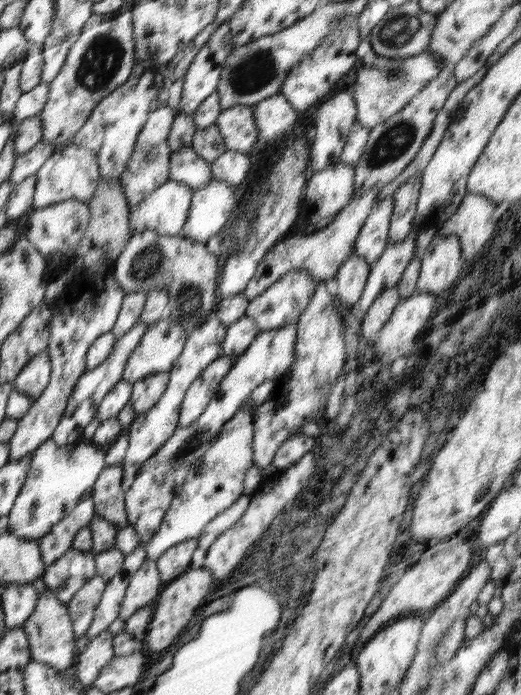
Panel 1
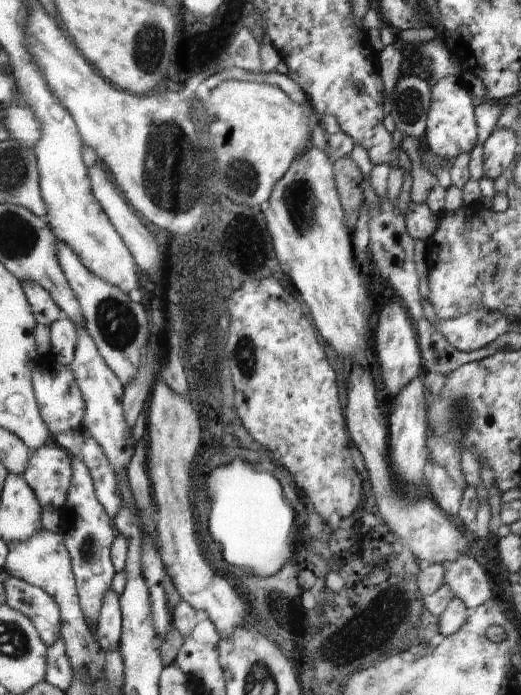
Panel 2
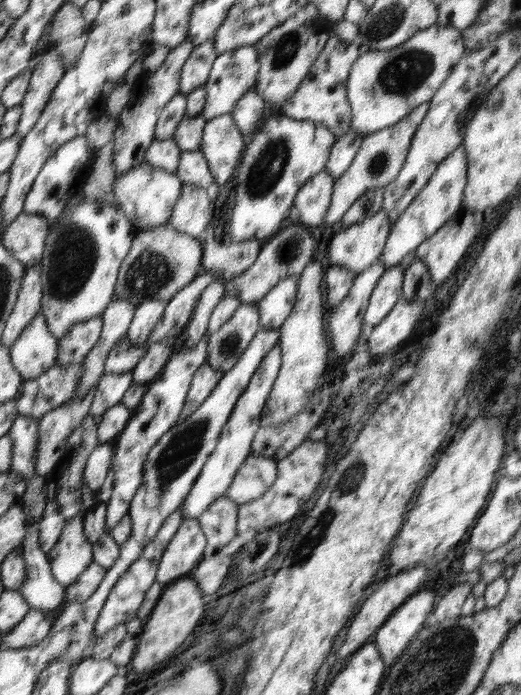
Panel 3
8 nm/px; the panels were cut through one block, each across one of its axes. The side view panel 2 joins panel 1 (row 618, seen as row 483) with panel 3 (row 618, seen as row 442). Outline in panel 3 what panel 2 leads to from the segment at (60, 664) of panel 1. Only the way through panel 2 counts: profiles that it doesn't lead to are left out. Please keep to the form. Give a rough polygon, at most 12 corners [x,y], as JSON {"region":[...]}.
{"region":[[28,525],[21,547],[26,579],[20,588],[29,608],[53,622],[66,603],[66,587],[52,576]]}

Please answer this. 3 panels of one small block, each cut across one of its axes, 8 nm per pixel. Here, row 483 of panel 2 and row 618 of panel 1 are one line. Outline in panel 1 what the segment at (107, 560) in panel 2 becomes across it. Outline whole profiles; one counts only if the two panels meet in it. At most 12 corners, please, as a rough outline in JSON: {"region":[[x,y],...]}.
{"region":[[96,575],[68,601],[75,638],[92,623],[107,581]]}

